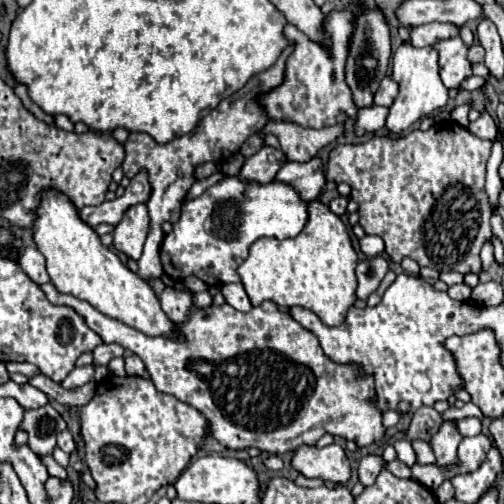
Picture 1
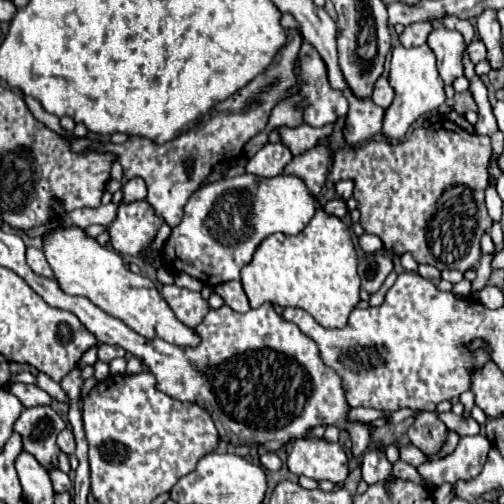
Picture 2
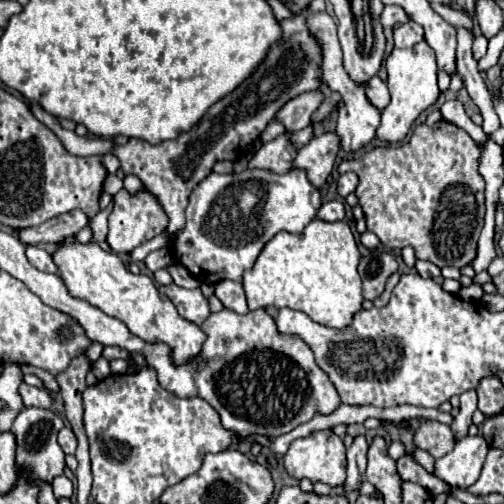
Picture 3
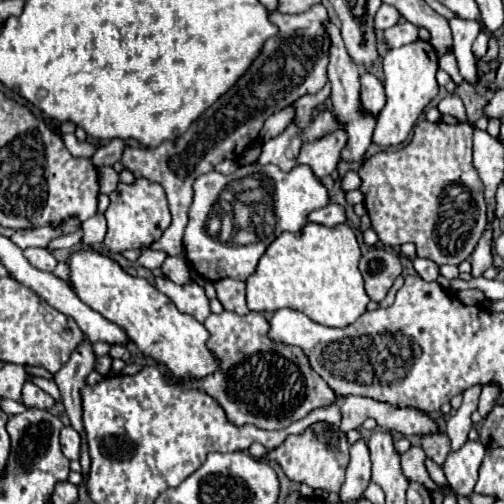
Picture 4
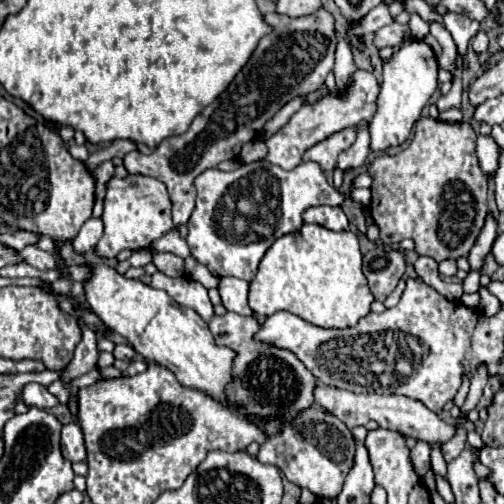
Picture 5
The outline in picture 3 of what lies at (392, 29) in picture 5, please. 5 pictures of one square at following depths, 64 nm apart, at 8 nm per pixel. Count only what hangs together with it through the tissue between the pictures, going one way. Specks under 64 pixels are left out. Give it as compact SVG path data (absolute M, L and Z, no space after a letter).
M408 22L408 24L402 24L400 28L394 30L394 42L396 42L396 48L410 48L418 42L424 40L424 28L416 22Z

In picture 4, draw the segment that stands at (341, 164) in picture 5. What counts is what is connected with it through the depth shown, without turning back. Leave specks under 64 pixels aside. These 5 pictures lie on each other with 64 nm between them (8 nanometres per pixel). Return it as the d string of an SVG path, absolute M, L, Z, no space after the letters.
M326 20L322 26L330 36L330 62L328 62L328 82L332 86L330 100L334 104L336 118L342 124L342 130L348 134L348 142L342 150L342 160L360 162L364 158L364 152L372 144L376 116L368 114L360 102L360 72L356 72L356 64L352 64L352 60L348 60L348 52L344 52L344 42L340 40L340 28L334 26L330 20Z

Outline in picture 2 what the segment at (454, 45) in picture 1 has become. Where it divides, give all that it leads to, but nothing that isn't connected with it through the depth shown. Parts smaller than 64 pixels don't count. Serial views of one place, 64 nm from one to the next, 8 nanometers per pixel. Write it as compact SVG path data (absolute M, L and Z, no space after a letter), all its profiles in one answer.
M432 20L432 36L428 38L428 46L438 58L438 72L444 84L452 84L458 76L464 74L464 48L466 42L462 40L460 32L450 32L442 22Z

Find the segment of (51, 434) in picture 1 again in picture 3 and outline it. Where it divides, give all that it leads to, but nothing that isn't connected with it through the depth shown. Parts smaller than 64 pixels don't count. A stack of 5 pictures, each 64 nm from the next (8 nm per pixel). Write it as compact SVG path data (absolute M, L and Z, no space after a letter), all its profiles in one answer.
M24 408L14 424L12 424L12 434L16 436L18 442L18 450L16 450L16 462L20 464L28 464L32 468L32 472L36 472L36 476L44 476L44 480L52 482L56 476L64 474L64 452L56 442L56 436L60 432L60 428L64 426L62 418L58 414L54 414L52 410L46 408Z

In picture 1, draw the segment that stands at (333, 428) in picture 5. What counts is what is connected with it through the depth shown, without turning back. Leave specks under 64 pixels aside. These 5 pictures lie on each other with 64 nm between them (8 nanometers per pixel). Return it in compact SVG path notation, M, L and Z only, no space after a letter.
M330 444L324 448L304 446L294 452L292 466L306 478L330 480L334 484L344 484L350 478L350 462L344 448Z

